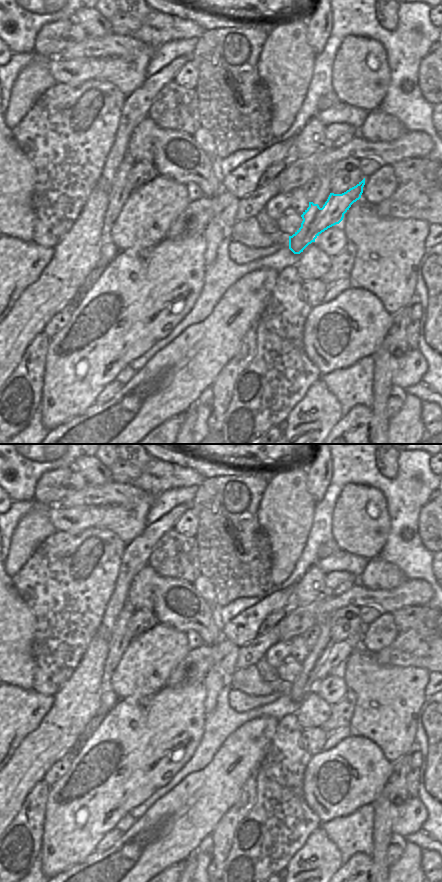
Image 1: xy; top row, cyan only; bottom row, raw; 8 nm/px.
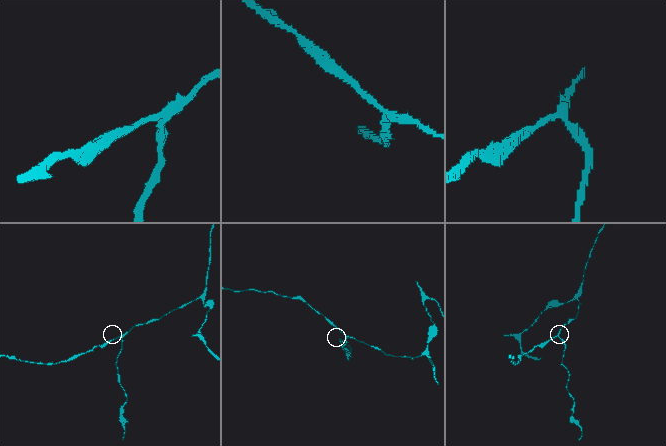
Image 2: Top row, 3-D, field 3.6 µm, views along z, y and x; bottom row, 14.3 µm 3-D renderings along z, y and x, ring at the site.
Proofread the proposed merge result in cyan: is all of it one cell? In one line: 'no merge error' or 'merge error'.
merge error

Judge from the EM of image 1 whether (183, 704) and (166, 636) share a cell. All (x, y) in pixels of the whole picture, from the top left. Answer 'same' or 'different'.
different

